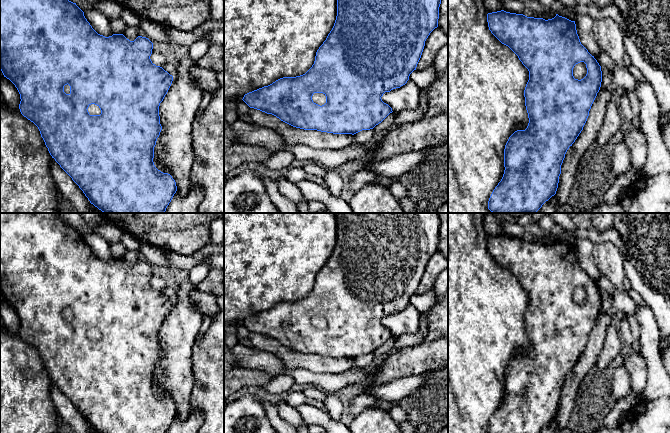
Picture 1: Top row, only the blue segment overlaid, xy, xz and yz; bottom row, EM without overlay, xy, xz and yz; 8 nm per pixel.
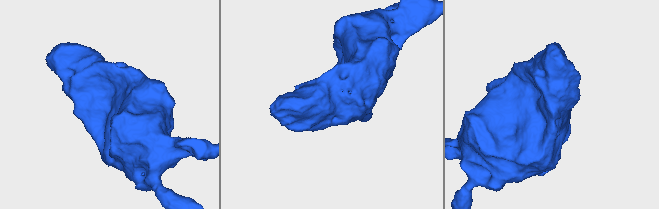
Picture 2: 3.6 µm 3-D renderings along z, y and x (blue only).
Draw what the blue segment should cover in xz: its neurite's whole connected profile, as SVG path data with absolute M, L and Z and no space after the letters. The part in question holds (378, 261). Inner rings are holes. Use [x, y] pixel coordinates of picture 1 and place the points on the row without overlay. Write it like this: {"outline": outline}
{"outline": "M335 213L337 222L337 240L334 250L326 264L316 276L312 291L303 299L296 301L283 301L268 310L264 310L244 319L243 325L250 331L267 338L272 338L281 345L304 354L317 354L333 358L356 358L362 354L373 353L381 347L390 337L392 332L381 323L385 316L400 312L409 304L410 298L416 294L421 282L425 265L430 257L438 251L439 231L441 220L438 213Z"}

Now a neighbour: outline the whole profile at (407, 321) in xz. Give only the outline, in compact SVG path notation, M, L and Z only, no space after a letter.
M410 303L400 312L385 316L382 325L397 338L404 334L416 333L421 322L421 313Z

